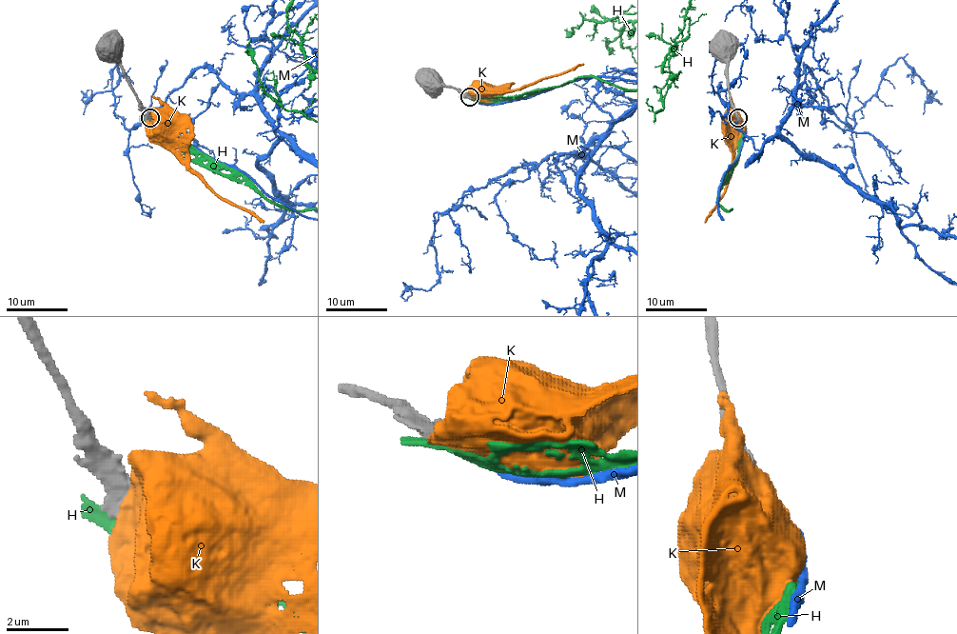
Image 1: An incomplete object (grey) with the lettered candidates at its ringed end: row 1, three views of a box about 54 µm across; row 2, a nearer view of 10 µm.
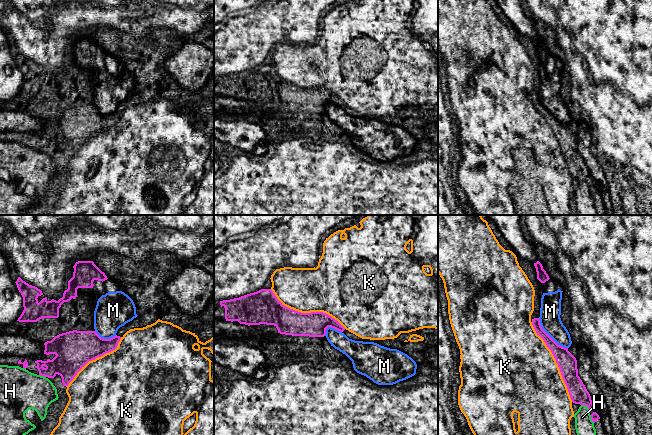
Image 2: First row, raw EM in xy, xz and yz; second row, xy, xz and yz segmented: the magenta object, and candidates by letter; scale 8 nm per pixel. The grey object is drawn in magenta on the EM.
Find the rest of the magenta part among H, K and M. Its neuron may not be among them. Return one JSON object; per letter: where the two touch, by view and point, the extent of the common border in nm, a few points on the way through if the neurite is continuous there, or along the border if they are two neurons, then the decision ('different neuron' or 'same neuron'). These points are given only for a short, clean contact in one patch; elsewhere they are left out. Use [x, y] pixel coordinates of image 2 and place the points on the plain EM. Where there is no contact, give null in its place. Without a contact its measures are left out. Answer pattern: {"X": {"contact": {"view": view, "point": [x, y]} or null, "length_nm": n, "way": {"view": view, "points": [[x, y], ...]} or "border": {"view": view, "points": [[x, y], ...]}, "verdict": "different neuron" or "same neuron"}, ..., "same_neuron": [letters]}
{"H": {"contact": {"view": "yz", "point": [585, 181]}, "length_nm": 80, "verdict": "different neuron"}, "K": {"contact": {"view": "yz", "point": [556, 138]}, "length_nm": 700, "verdict": "different neuron"}, "M": {"contact": {"view": "yz", "point": [549, 112]}, "length_nm": 340, "verdict": "same neuron"}, "same_neuron": ["M"]}

